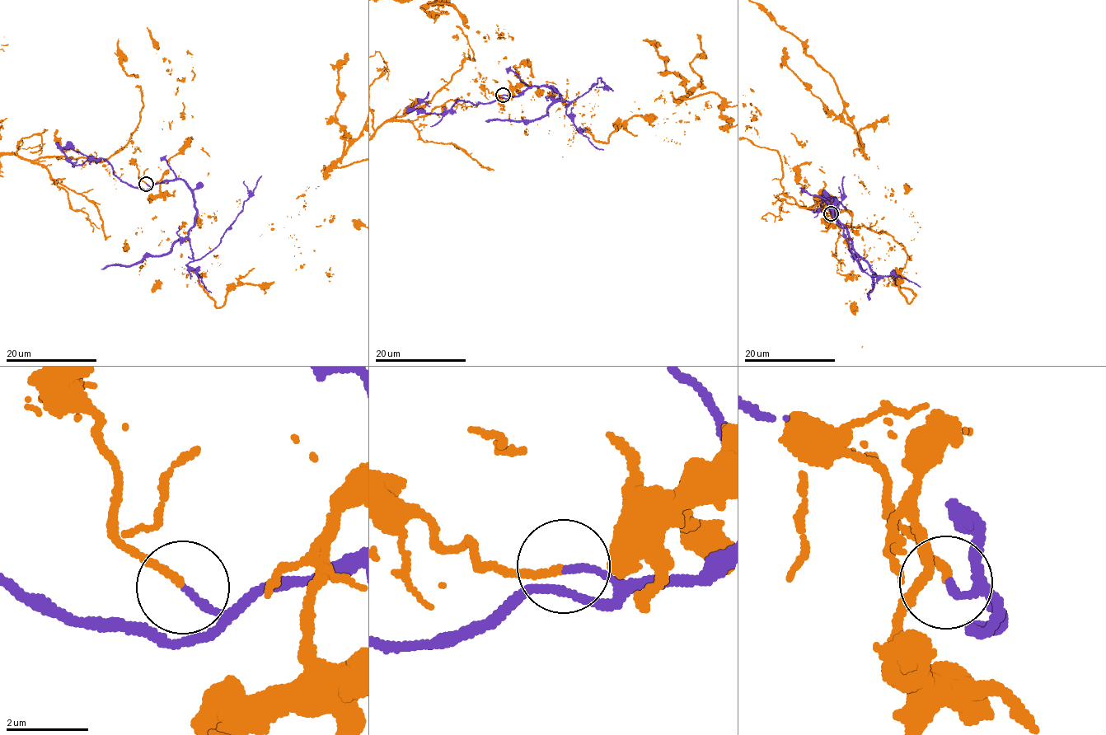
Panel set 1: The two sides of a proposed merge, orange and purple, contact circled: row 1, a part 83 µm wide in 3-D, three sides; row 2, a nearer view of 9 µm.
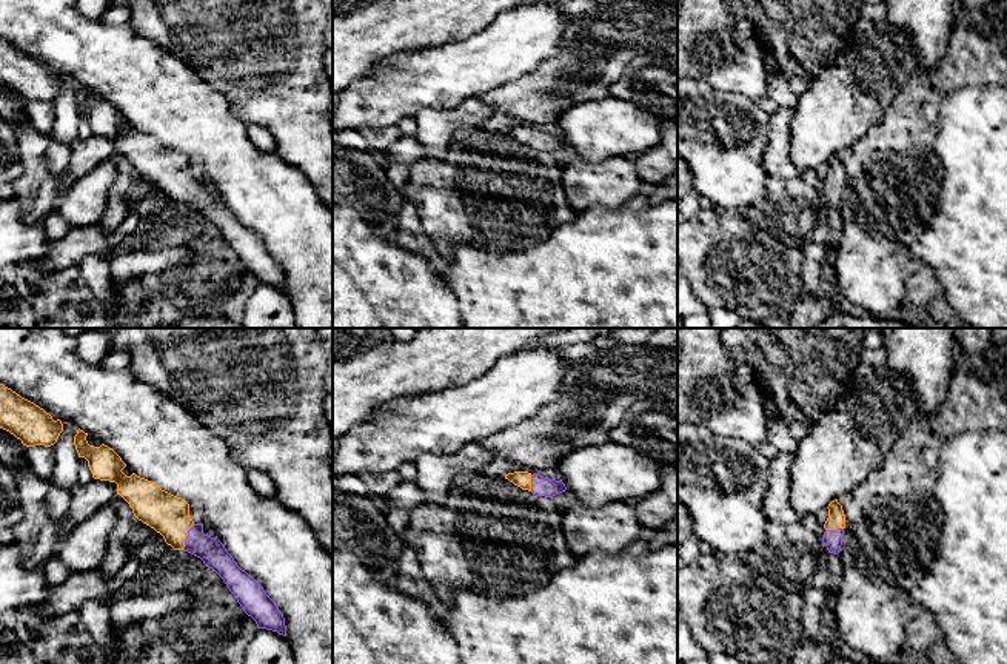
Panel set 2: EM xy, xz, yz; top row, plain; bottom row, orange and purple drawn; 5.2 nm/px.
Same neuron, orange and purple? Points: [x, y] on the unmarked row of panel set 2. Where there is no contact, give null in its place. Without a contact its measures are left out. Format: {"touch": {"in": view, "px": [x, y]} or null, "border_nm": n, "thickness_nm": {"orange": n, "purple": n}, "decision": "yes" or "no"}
{"touch": {"in": "xy", "px": [187, 190]}, "border_nm": 150, "thickness_nm": {"orange": 220, "purple": 140}, "decision": "no"}

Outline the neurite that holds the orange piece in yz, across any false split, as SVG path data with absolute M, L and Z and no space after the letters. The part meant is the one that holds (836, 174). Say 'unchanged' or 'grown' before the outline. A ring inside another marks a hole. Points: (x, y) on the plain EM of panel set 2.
unchanged; M838 154L831 156L827 163L828 163L828 173L824 179L824 183L825 185L845 183L845 169Z

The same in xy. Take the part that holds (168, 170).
unchanged; M79 83L74 100L79 112L88 116L92 132L115 137L117 149L129 159L134 171L160 188L174 205L183 205L188 185L194 180L189 159L135 128L126 131L122 126L126 122L122 112L105 99L89 100L86 91Z

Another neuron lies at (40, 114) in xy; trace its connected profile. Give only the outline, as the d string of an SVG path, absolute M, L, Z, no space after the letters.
M28 102L25 112L31 125L43 136L49 137L54 123L54 109L51 102Z

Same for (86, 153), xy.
M100 134L89 137L77 136L69 146L71 162L68 169L59 177L59 189L71 189L82 176L91 173L100 162L109 159L117 149L117 139Z

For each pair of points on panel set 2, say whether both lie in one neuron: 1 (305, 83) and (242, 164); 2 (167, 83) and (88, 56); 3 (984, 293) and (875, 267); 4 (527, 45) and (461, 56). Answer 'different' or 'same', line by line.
1: different
2: same
3: different
4: same

